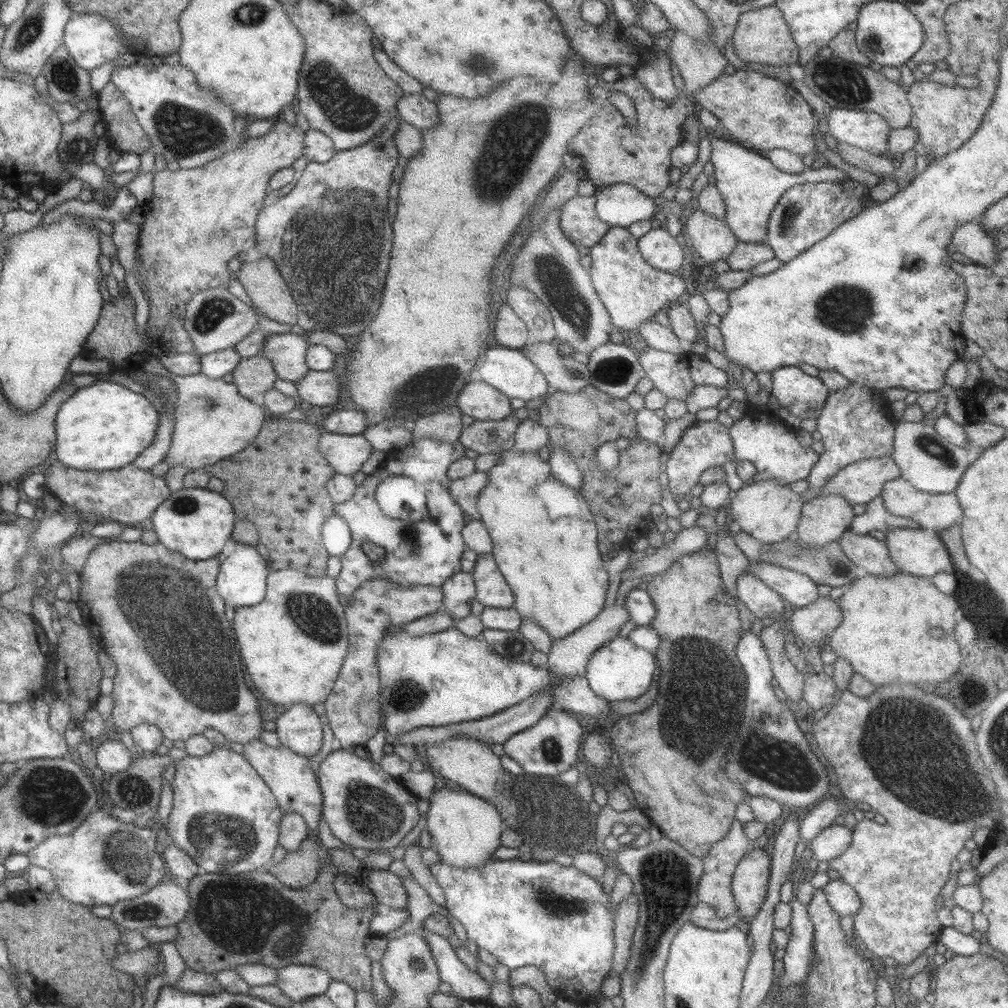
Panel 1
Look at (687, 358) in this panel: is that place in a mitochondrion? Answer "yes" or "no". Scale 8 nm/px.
no

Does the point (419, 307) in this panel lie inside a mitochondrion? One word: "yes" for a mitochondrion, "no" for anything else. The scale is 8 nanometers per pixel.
no

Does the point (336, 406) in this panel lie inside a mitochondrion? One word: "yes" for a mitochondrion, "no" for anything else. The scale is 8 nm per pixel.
no

